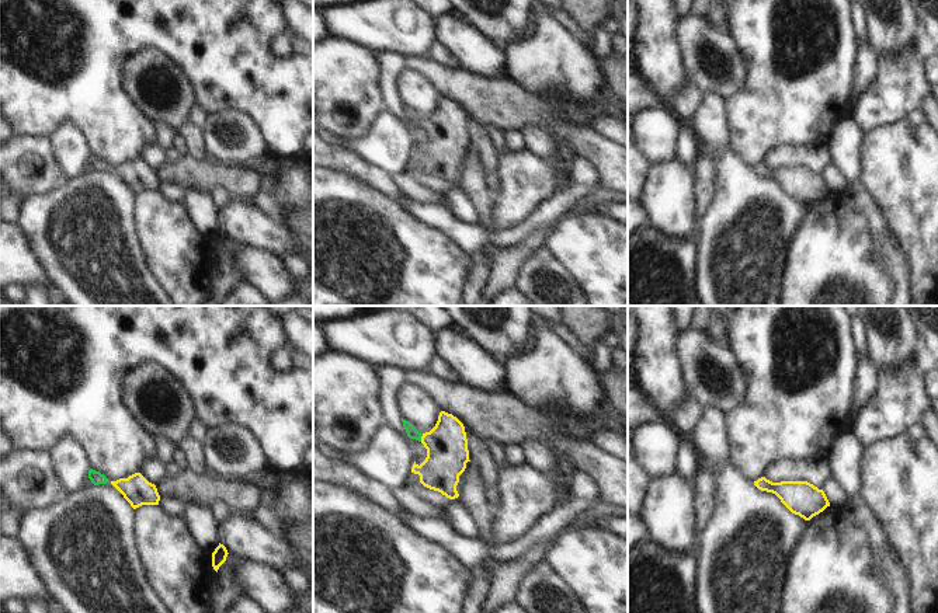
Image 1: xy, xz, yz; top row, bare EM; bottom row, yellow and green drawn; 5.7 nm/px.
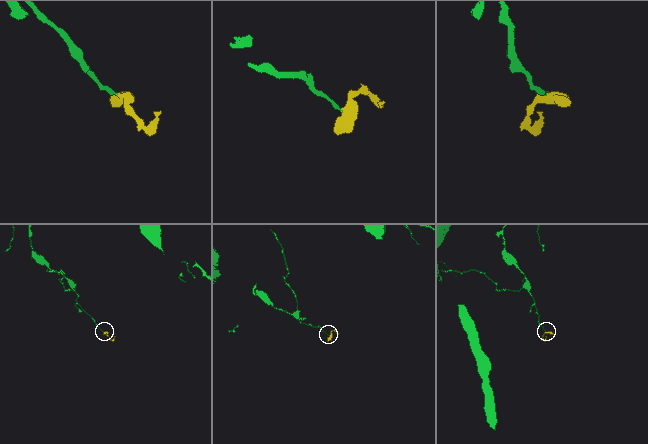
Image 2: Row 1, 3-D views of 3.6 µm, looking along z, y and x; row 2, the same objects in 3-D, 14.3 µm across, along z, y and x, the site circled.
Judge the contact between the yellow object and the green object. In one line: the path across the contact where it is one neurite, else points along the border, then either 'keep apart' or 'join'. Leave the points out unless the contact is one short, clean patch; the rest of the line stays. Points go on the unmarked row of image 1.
across xz (447, 132), (443, 128), (421, 124), (412, 118) | join

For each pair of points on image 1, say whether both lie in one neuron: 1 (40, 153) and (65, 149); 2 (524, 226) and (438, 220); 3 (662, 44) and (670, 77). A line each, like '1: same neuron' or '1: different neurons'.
1: different neurons
2: same neuron
3: same neuron

